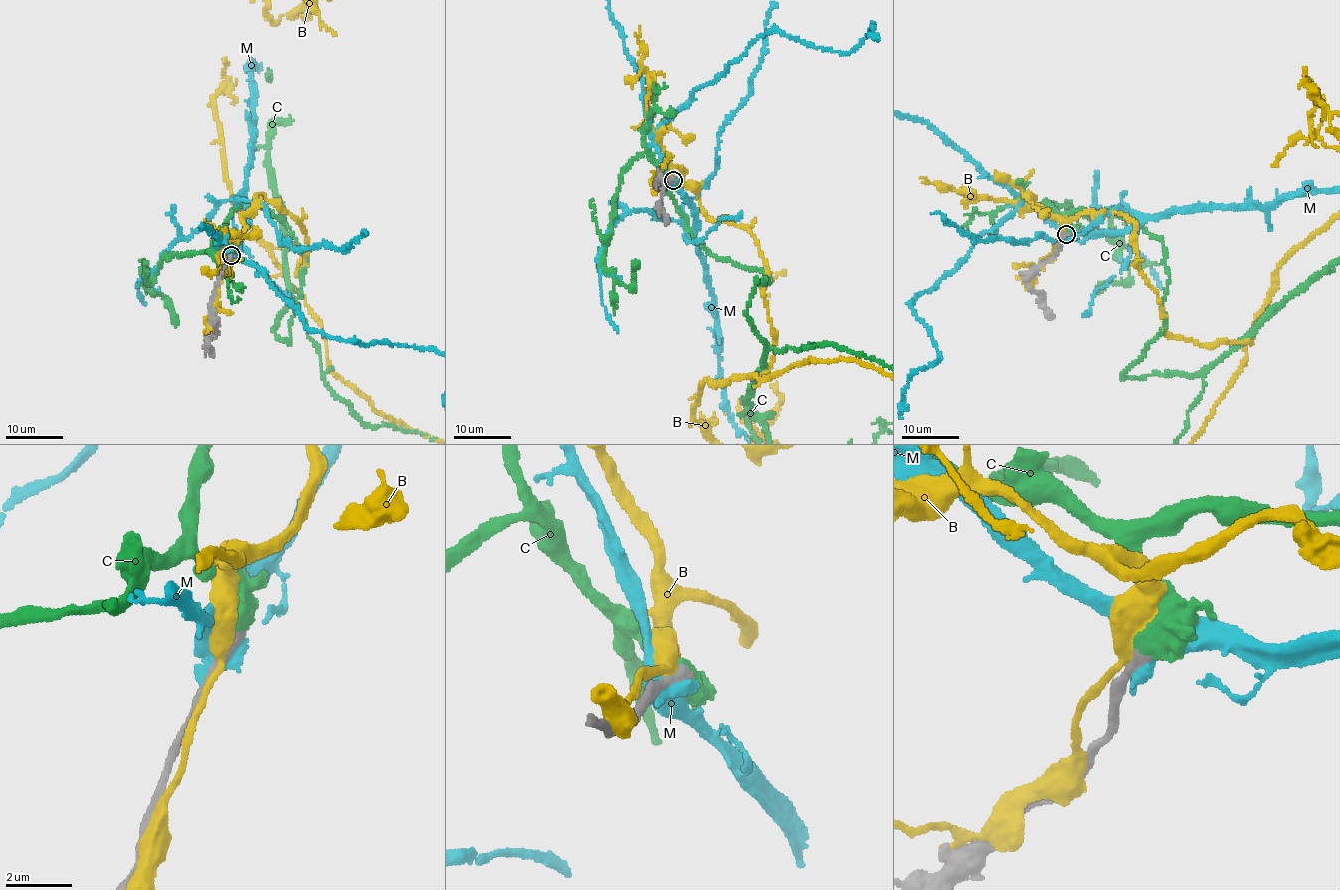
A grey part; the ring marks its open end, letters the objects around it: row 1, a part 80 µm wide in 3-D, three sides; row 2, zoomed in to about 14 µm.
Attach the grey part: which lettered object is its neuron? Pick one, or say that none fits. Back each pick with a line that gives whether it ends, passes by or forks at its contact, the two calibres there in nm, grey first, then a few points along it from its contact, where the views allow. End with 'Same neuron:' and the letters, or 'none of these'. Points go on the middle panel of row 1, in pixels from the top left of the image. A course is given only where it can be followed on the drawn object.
C: it ends; calibres 400 and 650 nm
Same neuron: C

